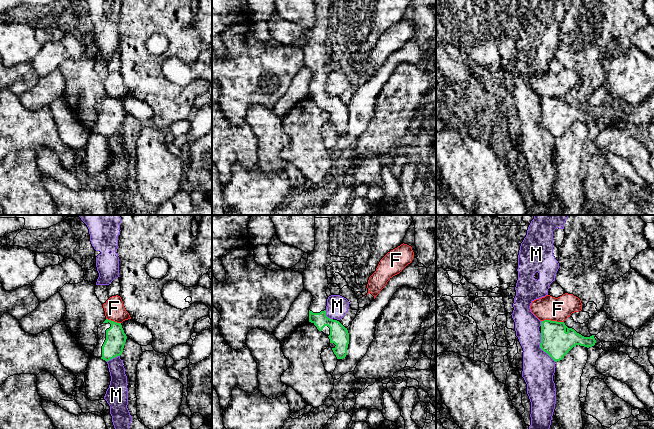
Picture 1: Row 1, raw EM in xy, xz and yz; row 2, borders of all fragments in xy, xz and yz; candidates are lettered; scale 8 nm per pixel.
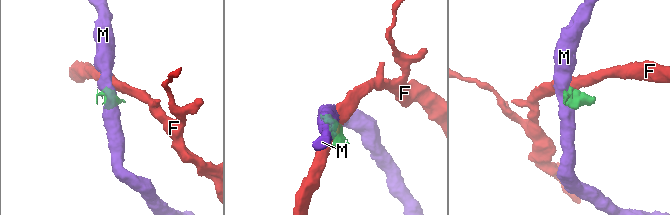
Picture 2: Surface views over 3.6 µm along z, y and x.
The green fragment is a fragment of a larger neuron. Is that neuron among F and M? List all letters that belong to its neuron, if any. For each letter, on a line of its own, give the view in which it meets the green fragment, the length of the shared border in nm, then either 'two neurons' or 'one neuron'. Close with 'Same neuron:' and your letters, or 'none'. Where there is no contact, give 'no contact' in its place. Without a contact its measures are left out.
F: meets green in yz; contact 180 nm long; two neurons
M: meets green in yz; contact 260 nm long; two neurons
Same neuron: none

